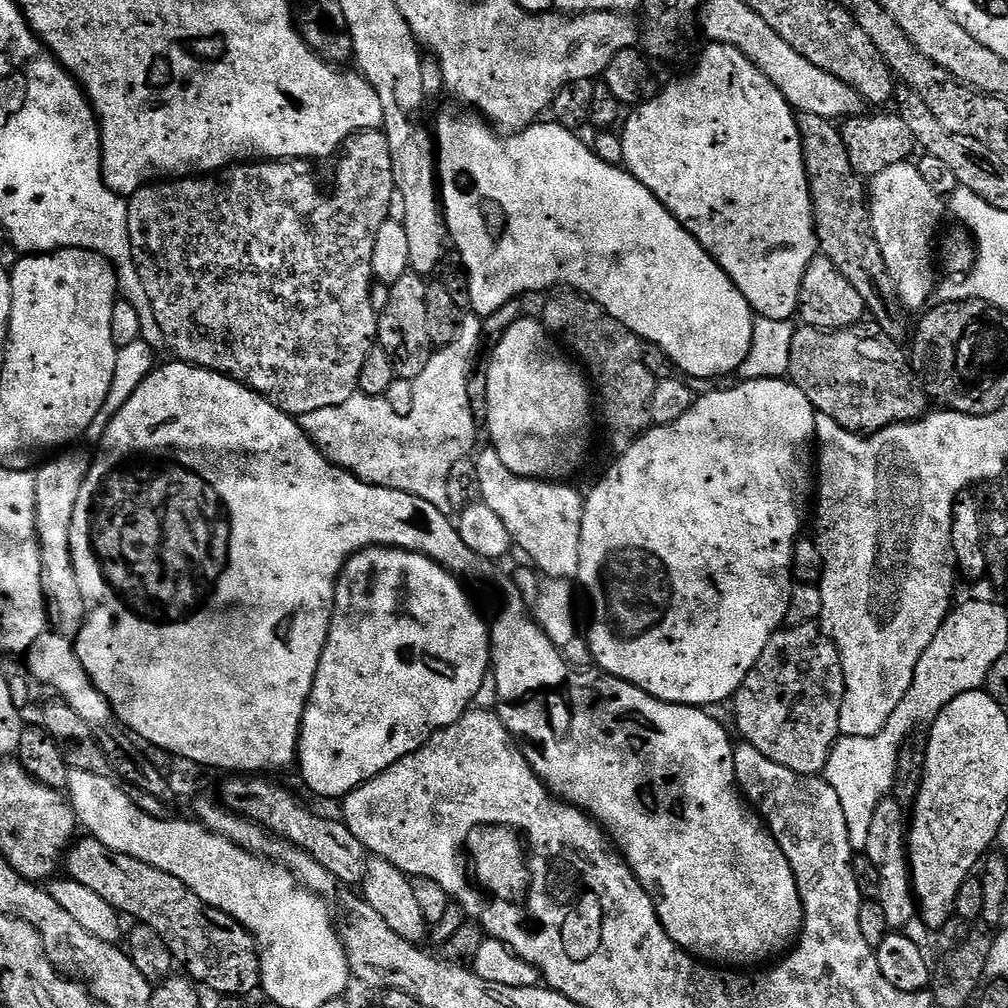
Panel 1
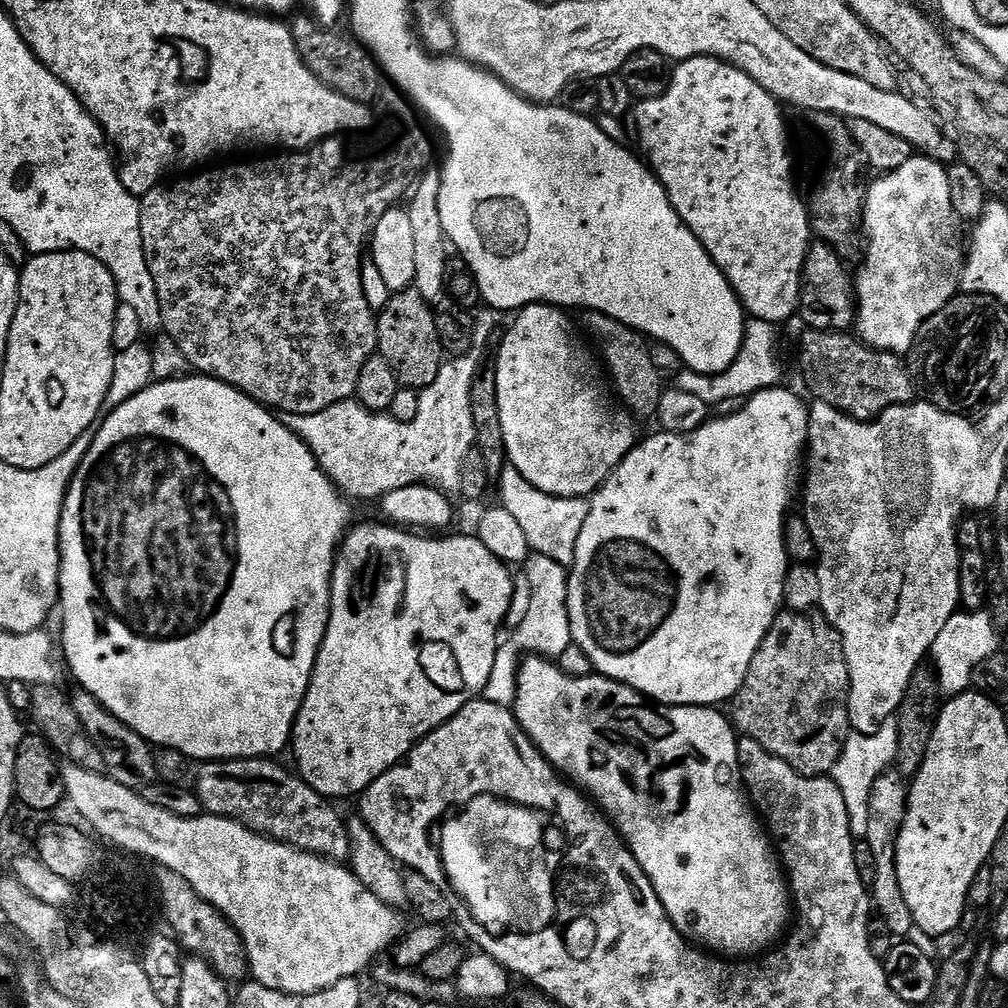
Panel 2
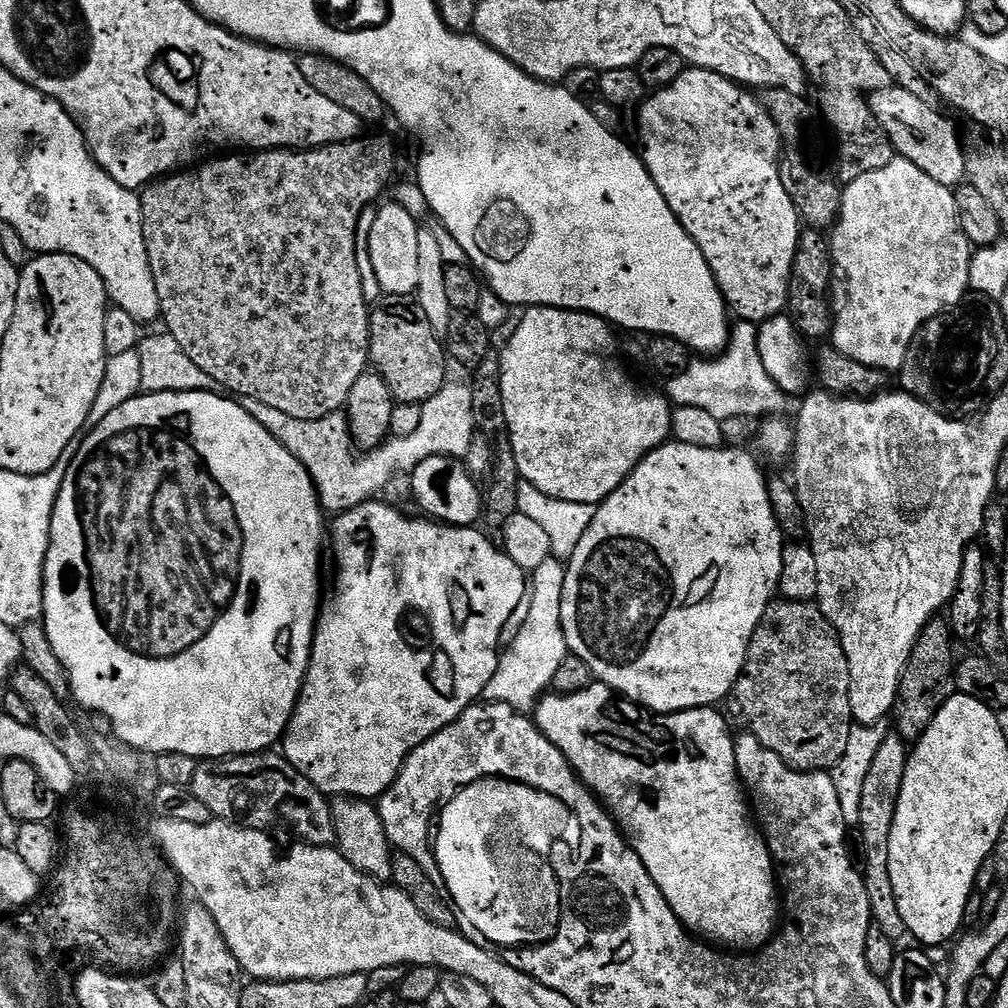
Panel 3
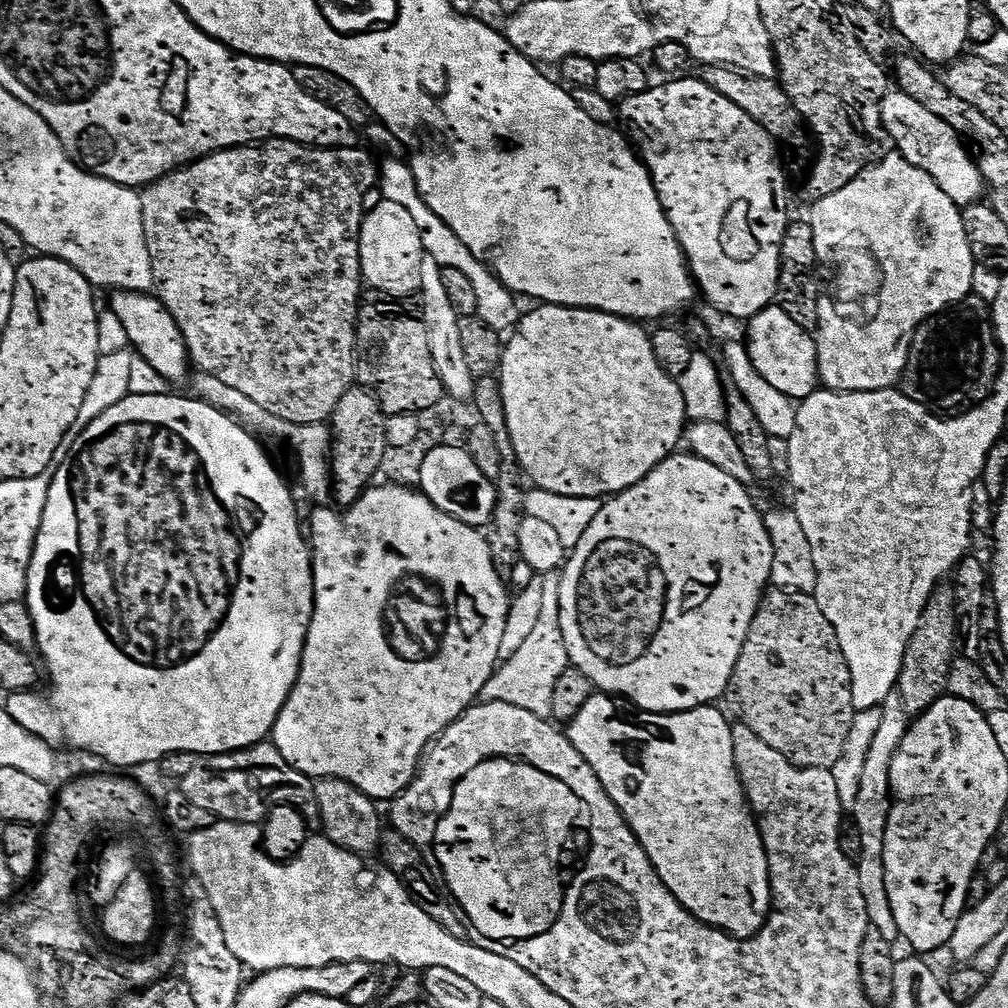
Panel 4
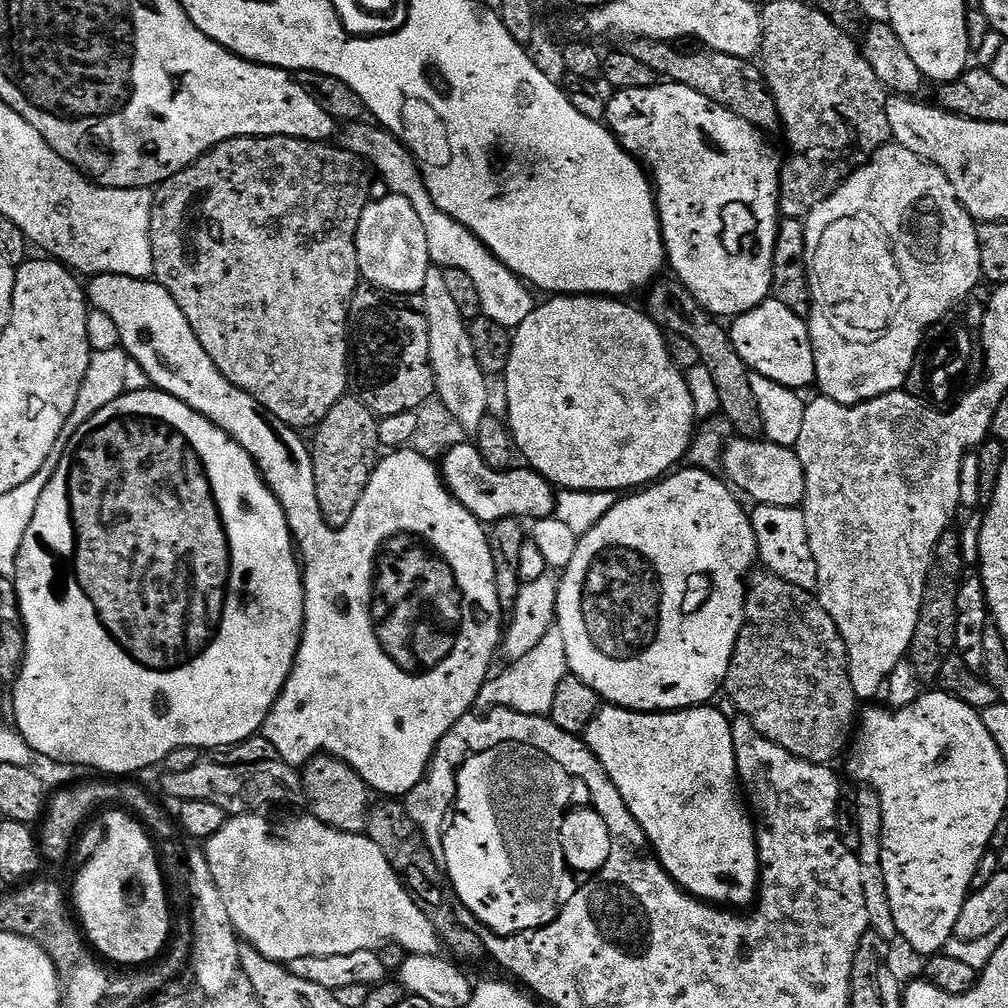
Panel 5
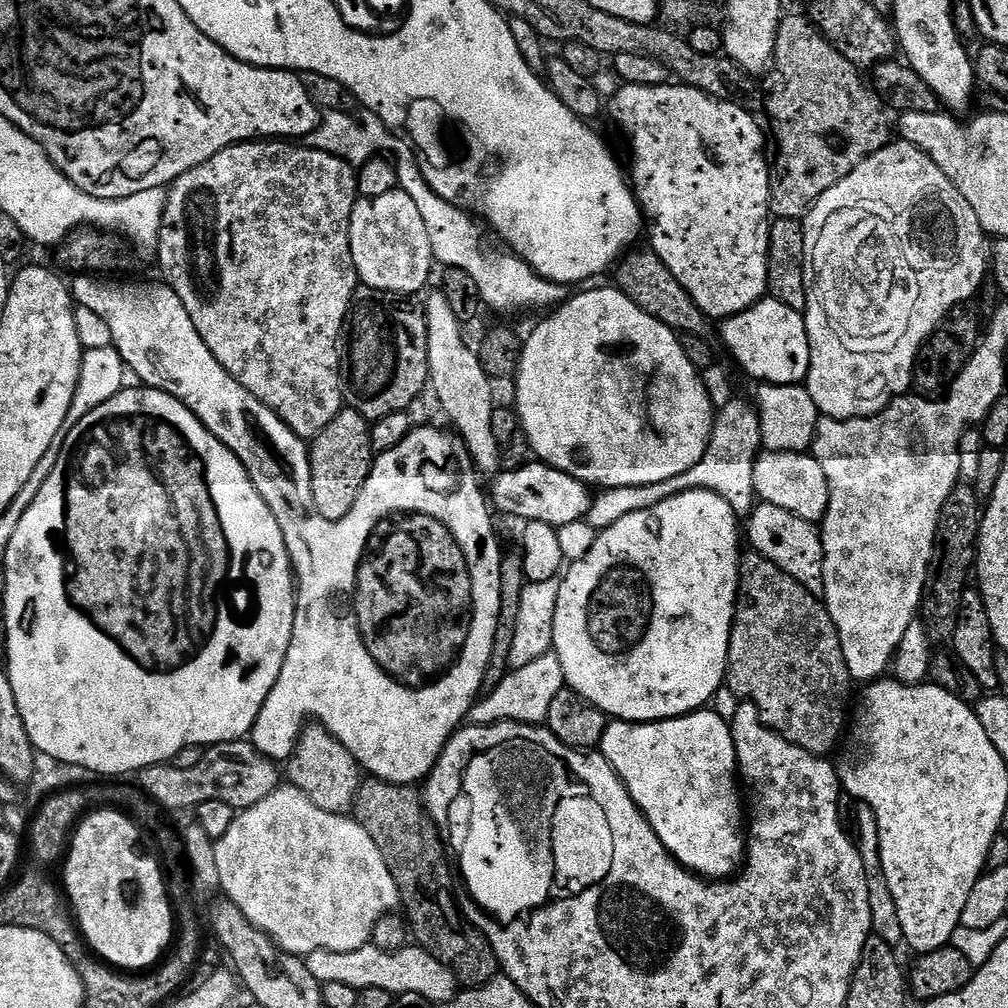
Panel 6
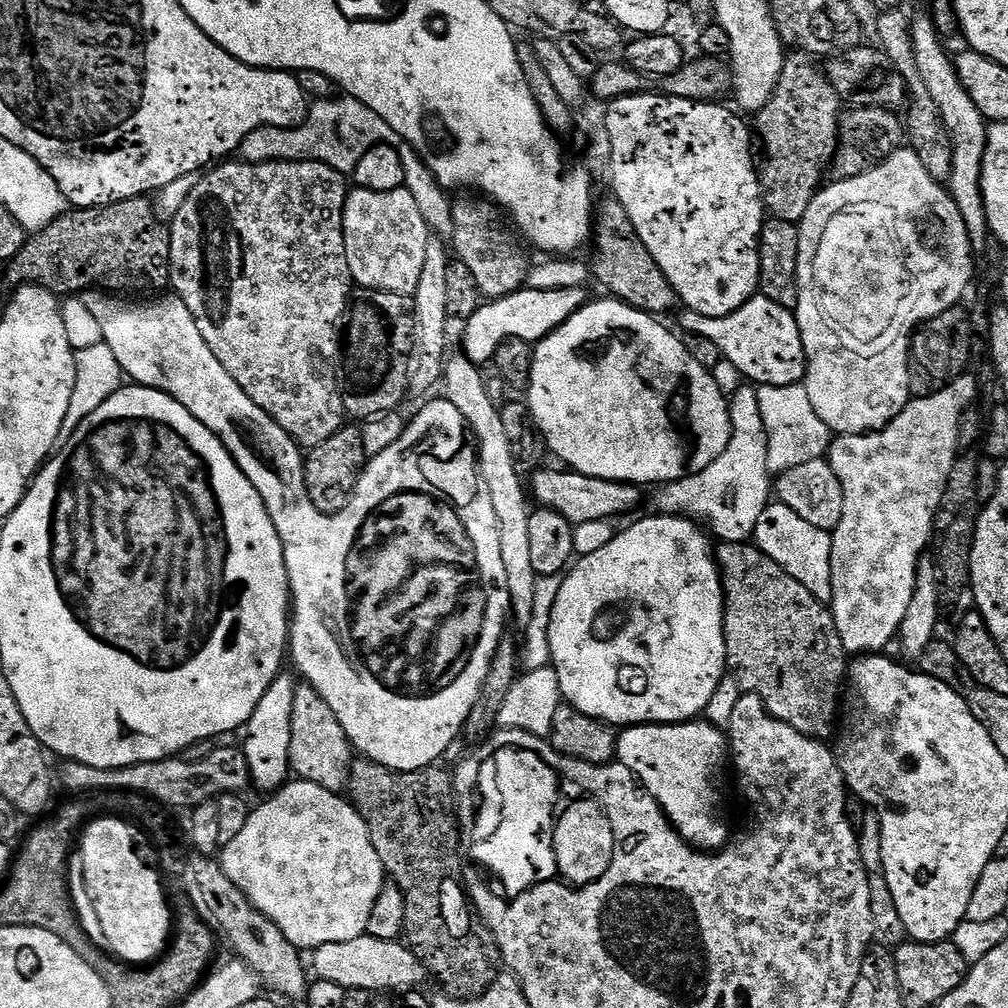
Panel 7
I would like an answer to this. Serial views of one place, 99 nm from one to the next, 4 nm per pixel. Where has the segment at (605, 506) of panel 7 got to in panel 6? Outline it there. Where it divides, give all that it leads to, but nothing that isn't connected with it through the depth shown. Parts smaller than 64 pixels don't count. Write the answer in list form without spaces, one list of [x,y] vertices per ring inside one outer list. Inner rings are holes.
[[[531,463],[524,464],[521,468],[514,469],[513,472],[501,471],[493,479],[497,480],[492,484],[492,492],[490,488],[490,500],[494,505],[495,511],[497,513],[505,512],[508,516],[517,516],[518,519],[522,520],[521,522],[536,521],[538,523],[546,523],[557,530],[562,526],[570,526],[570,522],[578,522],[585,519],[594,503],[593,493],[588,493],[591,492],[589,485],[583,484],[578,478],[574,478],[562,470],[550,467],[549,464]]]

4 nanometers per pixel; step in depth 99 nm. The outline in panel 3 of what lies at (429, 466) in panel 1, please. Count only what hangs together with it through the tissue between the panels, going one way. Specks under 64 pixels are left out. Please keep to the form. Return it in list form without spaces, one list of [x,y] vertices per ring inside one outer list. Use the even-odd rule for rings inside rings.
[[[445,383],[434,398],[430,398],[422,406],[422,423],[418,430],[409,436],[389,438],[379,448],[371,450],[358,450],[358,445],[352,438],[352,431],[348,425],[348,417],[343,411],[334,414],[326,414],[326,418],[317,420],[303,420],[302,418],[290,418],[283,410],[277,410],[275,406],[266,406],[266,402],[258,402],[258,398],[239,397],[239,404],[310,474],[312,484],[316,487],[316,497],[320,499],[321,509],[328,514],[339,514],[356,508],[359,504],[369,503],[392,480],[395,472],[411,473],[426,458],[435,456],[450,456],[463,458],[466,450],[470,450],[470,442],[474,435],[472,422],[472,407],[470,406],[470,387],[467,383]]]

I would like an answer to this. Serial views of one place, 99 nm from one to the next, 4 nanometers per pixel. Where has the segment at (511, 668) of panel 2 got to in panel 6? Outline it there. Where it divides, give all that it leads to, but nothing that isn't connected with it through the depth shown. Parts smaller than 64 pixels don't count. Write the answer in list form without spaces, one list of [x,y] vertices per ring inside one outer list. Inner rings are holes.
[[[550,651],[542,658],[537,658],[534,662],[530,662],[530,666],[511,669],[508,675],[502,678],[502,682],[491,689],[492,693],[488,697],[485,695],[483,698],[477,699],[470,713],[471,723],[501,724],[503,720],[509,720],[515,724],[543,725],[547,721],[550,714],[550,705],[554,703],[558,690],[562,690],[565,686],[564,675],[562,674],[562,662],[558,662],[555,651]]]

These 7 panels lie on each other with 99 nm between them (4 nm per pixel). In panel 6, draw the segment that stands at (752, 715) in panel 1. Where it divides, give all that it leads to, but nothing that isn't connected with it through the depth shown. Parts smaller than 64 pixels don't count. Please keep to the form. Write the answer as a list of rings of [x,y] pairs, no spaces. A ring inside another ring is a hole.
[[[754,551],[740,557],[740,589],[736,591],[736,616],[732,619],[726,686],[740,702],[753,704],[759,710],[765,728],[786,738],[786,742],[794,742],[794,746],[802,746],[802,750],[822,757],[837,751],[854,704],[854,681],[842,654],[838,626],[834,626],[834,618],[830,618],[823,599]]]

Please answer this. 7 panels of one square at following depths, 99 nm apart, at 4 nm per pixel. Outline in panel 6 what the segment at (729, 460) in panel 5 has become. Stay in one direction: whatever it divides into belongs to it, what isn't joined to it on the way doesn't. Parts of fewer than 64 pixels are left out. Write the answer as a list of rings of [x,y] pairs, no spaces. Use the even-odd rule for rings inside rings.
[[[761,451],[754,466],[754,490],[763,503],[778,506],[778,510],[790,510],[790,514],[813,522],[824,519],[830,502],[826,474],[808,452]]]

